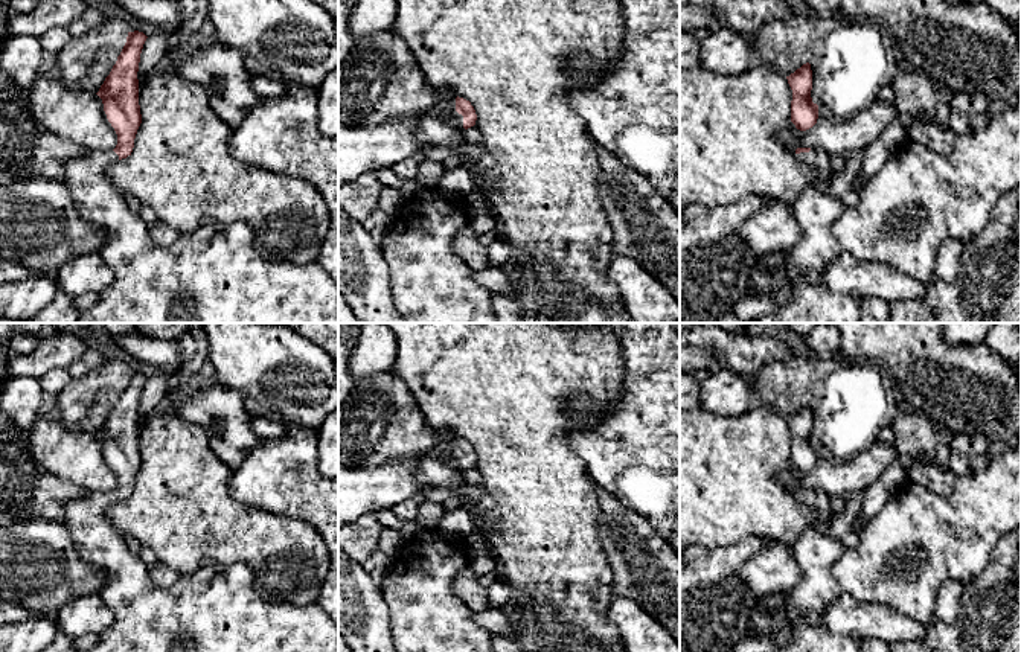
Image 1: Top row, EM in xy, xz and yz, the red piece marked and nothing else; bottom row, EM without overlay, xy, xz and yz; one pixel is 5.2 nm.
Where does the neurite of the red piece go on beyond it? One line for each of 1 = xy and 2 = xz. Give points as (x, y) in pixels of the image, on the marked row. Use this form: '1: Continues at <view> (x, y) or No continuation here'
1: Continues at xy (223, 279)
2: Continues at xz (361, 150)

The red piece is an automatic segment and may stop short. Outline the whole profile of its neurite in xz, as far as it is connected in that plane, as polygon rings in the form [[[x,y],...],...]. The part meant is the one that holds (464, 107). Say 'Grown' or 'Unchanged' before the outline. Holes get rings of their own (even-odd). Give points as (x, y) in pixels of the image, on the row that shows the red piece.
Grown. [[[457,96],[450,107],[436,104],[413,117],[396,117],[381,125],[338,123],[338,180],[349,183],[366,172],[390,169],[414,155],[421,149],[414,131],[427,114],[440,114],[454,126],[465,129],[474,126],[477,120],[471,102]]]

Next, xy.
Grown. [[[128,32],[116,64],[96,93],[102,99],[107,119],[117,134],[116,148],[113,151],[88,151],[64,165],[64,184],[78,215],[107,232],[107,241],[99,253],[114,273],[113,283],[99,292],[99,302],[93,308],[81,312],[78,323],[338,323],[338,285],[317,262],[296,265],[286,260],[265,260],[254,250],[253,232],[244,222],[224,225],[209,239],[181,235],[175,242],[177,254],[172,256],[169,248],[152,242],[148,235],[148,222],[142,215],[133,213],[123,195],[108,183],[107,168],[131,155],[142,123],[137,72],[146,38],[143,32]]]

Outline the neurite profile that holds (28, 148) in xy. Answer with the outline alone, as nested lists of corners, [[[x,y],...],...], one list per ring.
[[[0,69],[0,169],[64,183],[64,165],[87,152],[41,125],[32,114],[29,90],[21,90]]]

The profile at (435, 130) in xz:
[[[427,114],[421,119],[414,137],[421,146],[445,146],[460,157],[460,166],[468,169],[475,181],[477,190],[483,195],[488,206],[494,209],[491,195],[485,184],[475,178],[475,166],[466,155],[457,152],[465,143],[465,128],[454,126],[446,117],[440,114]]]

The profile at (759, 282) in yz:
[[[789,256],[785,264],[774,273],[765,273],[759,267],[754,267],[747,286],[747,296],[768,294],[771,291],[785,291],[791,286],[789,280]]]

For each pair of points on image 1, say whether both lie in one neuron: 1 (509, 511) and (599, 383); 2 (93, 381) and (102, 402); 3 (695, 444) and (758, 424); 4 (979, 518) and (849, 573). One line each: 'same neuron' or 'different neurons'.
1: same neuron
2: same neuron
3: same neuron
4: same neuron

